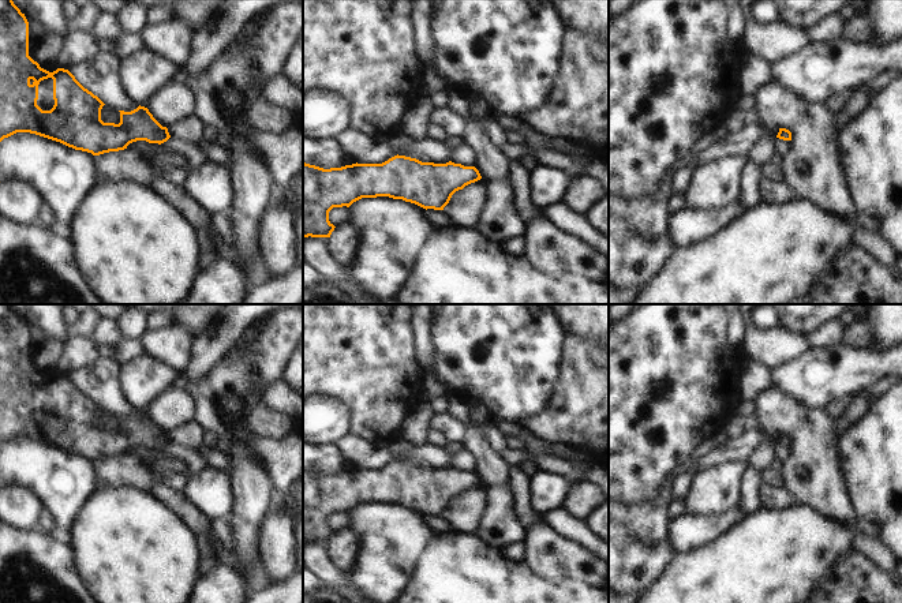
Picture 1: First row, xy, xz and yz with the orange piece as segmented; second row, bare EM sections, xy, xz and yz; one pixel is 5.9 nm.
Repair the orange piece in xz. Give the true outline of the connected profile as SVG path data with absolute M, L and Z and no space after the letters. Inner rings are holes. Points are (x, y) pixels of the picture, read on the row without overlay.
M394 461L382 469L352 469L323 475L303 468L303 543L330 543L334 531L329 527L333 513L349 513L362 503L389 502L415 509L423 514L443 516L452 501L480 486L475 472L452 467L446 469L422 468L405 461Z

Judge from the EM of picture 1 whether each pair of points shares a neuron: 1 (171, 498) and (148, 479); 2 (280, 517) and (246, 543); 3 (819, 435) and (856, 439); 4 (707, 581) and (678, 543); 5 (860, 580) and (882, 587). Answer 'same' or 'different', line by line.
1: different
2: different
3: different
4: different
5: same

